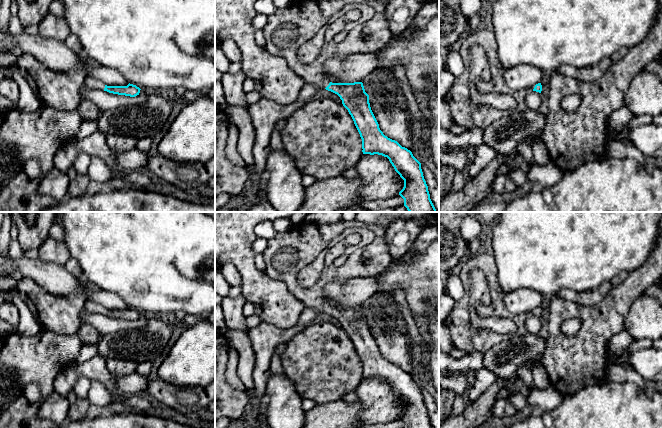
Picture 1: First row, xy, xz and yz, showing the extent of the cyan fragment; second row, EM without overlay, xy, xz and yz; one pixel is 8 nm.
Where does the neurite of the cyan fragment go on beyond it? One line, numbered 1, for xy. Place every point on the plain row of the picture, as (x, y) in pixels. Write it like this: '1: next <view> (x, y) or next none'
1: next xy (89, 306)

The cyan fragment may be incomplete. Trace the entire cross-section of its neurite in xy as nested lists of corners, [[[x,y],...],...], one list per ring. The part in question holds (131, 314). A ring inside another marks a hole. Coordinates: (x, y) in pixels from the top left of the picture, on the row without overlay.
[[[87,301],[85,303],[84,309],[90,313],[104,314],[109,317],[125,319],[130,321],[135,321],[139,319],[141,314],[136,309],[130,307],[127,310],[107,310],[103,306],[91,301]]]

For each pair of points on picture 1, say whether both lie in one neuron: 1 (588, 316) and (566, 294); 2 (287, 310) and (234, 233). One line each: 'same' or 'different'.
1: different
2: same

